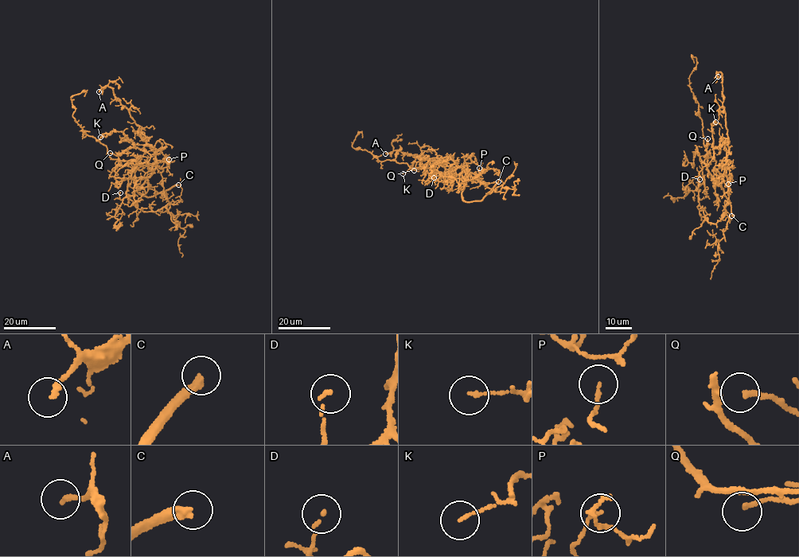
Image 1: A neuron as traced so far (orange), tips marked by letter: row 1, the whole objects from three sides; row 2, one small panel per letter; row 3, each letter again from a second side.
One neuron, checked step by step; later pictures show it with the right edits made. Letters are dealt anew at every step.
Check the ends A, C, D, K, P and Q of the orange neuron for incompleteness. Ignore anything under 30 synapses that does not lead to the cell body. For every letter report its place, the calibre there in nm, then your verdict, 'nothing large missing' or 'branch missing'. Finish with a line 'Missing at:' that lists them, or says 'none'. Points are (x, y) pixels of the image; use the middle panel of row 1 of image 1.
A: at (385, 153); 170 nm thick; branch missing
C: at (498, 181); 240 nm thick; branch missing
D: at (434, 177); 120 nm thick; nothing large missing
K: at (403, 173); 110 nm thick; nothing large missing
P: at (479, 168); 90 nm thick; nothing large missing
Q: at (414, 170); 170 nm thick; branch missing
Missing at: A, C, Q

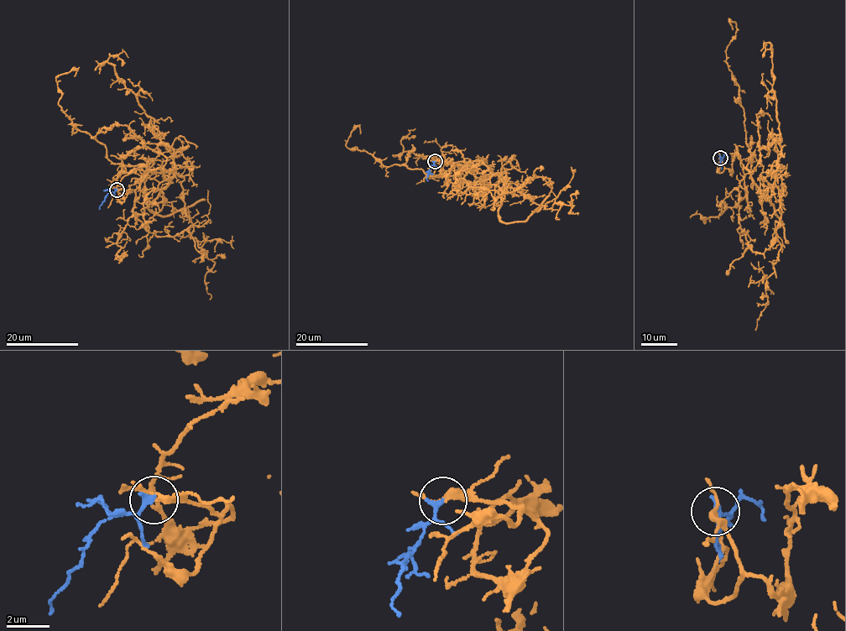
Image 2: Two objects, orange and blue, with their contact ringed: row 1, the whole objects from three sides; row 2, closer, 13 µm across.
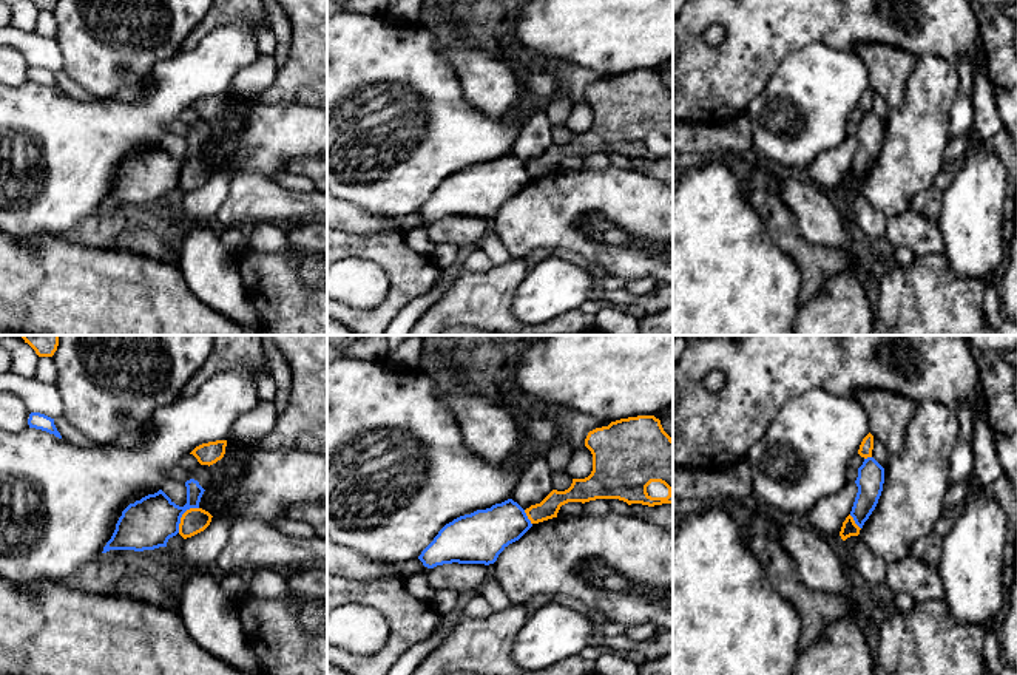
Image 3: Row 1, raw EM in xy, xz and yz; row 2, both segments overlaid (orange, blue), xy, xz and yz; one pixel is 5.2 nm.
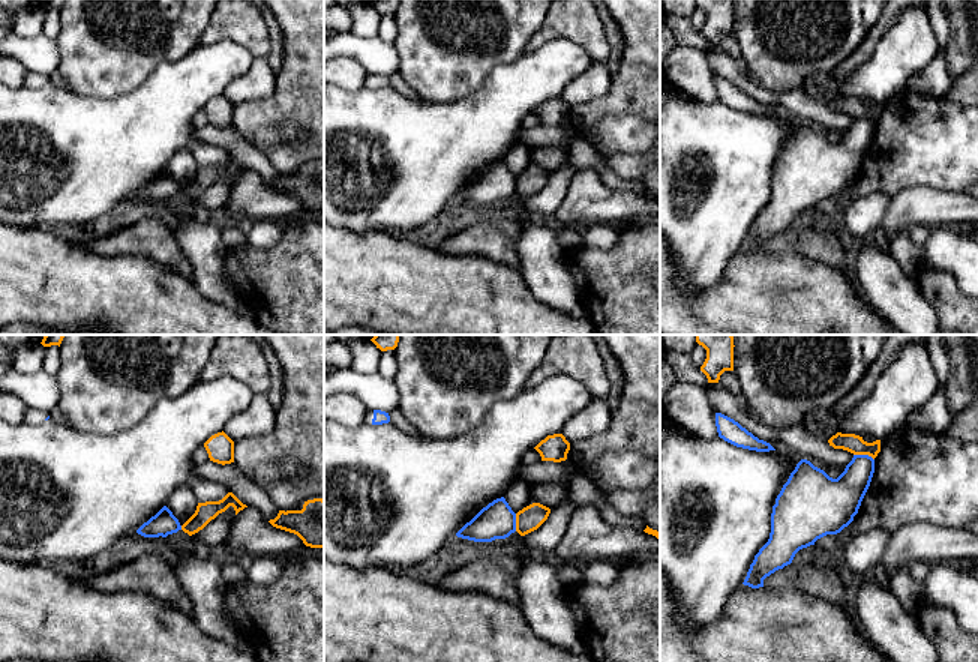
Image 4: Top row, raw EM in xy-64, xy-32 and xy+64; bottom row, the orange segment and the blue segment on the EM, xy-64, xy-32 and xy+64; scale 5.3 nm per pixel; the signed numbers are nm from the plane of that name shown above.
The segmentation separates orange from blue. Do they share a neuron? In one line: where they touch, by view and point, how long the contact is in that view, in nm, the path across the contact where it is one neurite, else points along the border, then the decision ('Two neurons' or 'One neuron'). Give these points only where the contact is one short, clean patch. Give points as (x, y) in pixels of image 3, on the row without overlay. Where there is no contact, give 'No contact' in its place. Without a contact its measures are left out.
Touches orange at xy (182, 170). Shared border 170 nm. Boundary: xy (198, 161), (190, 161), (182, 169), (178, 186). Two neurons

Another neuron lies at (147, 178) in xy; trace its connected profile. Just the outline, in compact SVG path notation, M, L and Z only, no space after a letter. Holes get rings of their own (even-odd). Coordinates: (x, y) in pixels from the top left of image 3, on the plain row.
M198 134L185 136L187 158L176 159L162 144L130 158L119 171L111 193L102 207L110 204L154 204L167 201L170 192L179 187L182 168L199 162L204 142Z

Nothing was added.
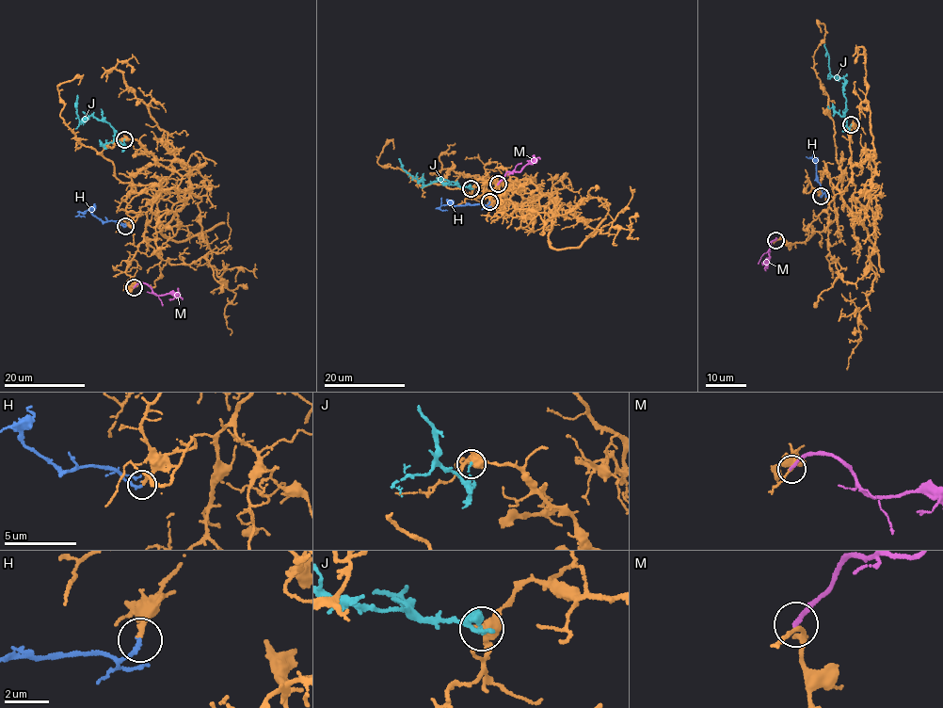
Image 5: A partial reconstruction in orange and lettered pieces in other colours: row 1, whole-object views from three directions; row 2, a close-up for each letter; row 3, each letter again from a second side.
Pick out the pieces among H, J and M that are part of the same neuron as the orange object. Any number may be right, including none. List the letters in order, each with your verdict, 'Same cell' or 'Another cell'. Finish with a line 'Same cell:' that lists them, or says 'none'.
H: Same cell
J: Another cell
M: Another cell
Same cell: H

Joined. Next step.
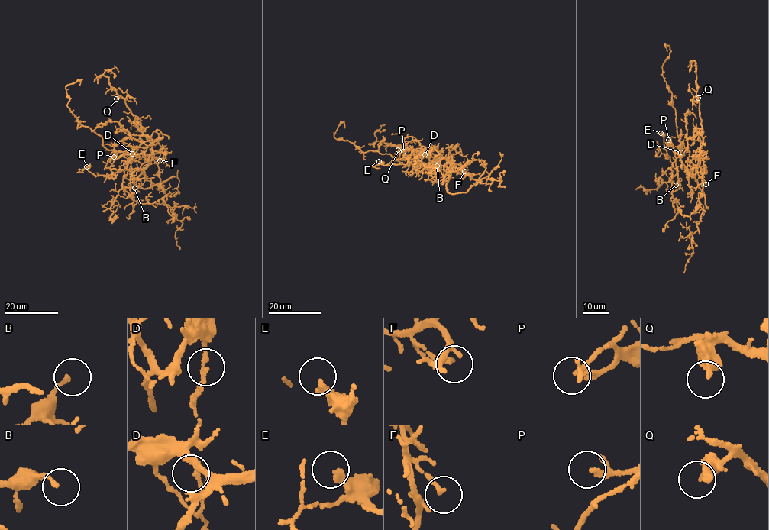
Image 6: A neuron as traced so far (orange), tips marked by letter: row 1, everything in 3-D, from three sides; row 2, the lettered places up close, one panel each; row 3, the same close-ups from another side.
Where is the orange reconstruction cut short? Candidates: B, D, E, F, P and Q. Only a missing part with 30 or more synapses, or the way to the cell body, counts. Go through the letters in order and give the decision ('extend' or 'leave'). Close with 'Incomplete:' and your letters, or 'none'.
B: leave
D: leave
E: leave
F: leave
P: extend
Q: extend
Incomplete: P, Q

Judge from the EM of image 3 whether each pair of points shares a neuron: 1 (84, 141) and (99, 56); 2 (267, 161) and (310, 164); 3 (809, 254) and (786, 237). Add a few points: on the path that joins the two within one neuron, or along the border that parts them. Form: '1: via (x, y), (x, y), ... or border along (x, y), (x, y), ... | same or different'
1: border along (102, 96), (111, 98) | different
2: border along (310, 156), (295, 156), (284, 167) | different
3: via (803, 252), (792, 243) | same

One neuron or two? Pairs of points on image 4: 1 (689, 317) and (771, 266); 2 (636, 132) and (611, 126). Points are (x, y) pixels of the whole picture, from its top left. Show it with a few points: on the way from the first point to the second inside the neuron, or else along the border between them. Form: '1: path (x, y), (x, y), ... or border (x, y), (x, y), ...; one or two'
1: path (710, 317), (720, 317), (750, 287); one
2: path (630, 132), (617, 132); one

